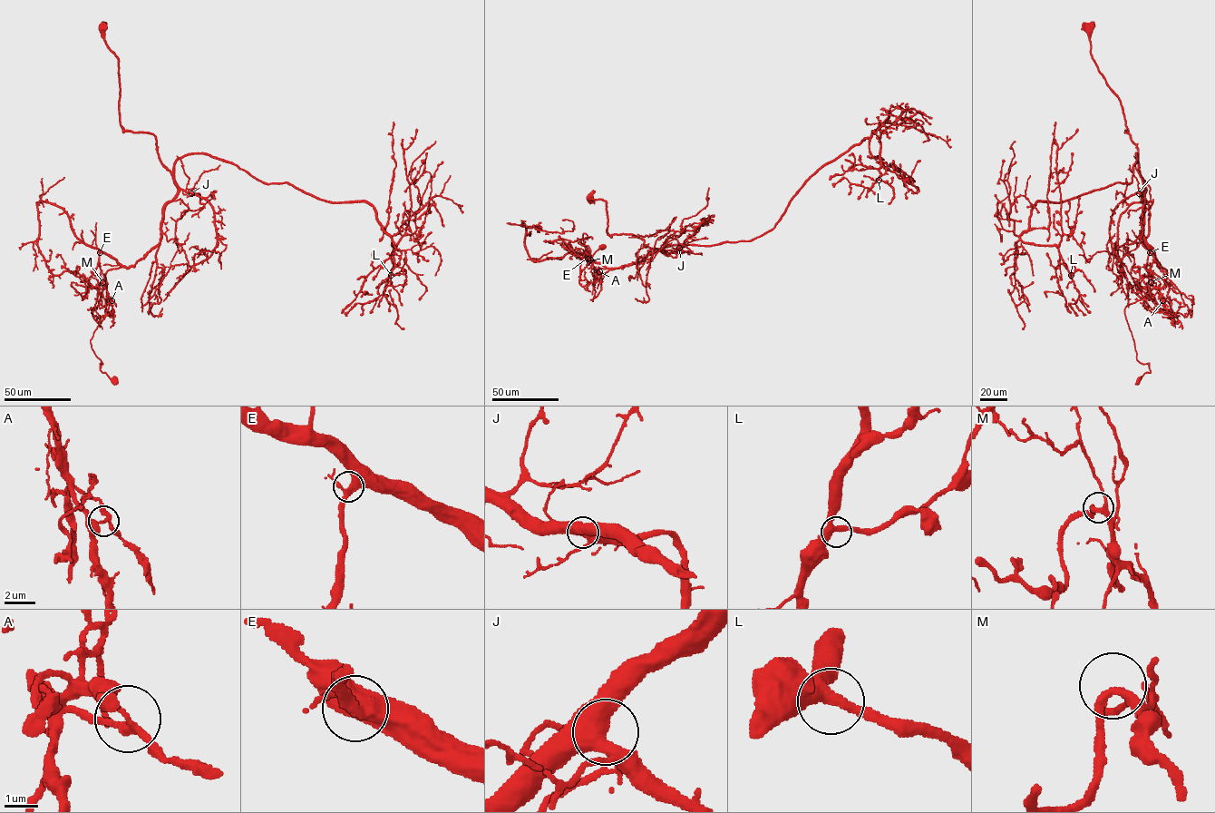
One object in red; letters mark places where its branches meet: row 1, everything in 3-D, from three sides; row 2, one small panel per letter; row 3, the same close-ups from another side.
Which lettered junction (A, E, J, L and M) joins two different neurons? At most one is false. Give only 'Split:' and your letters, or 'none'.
Split: A

